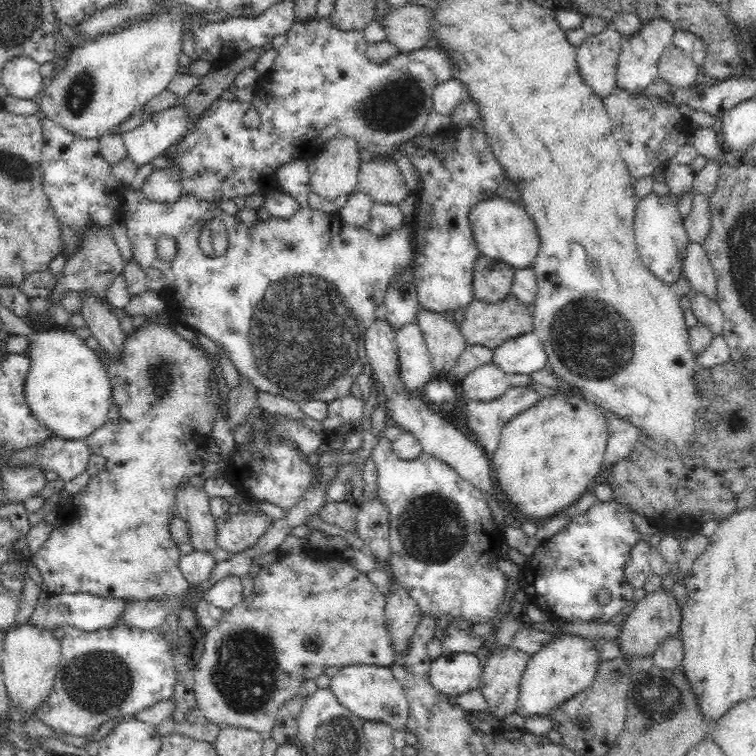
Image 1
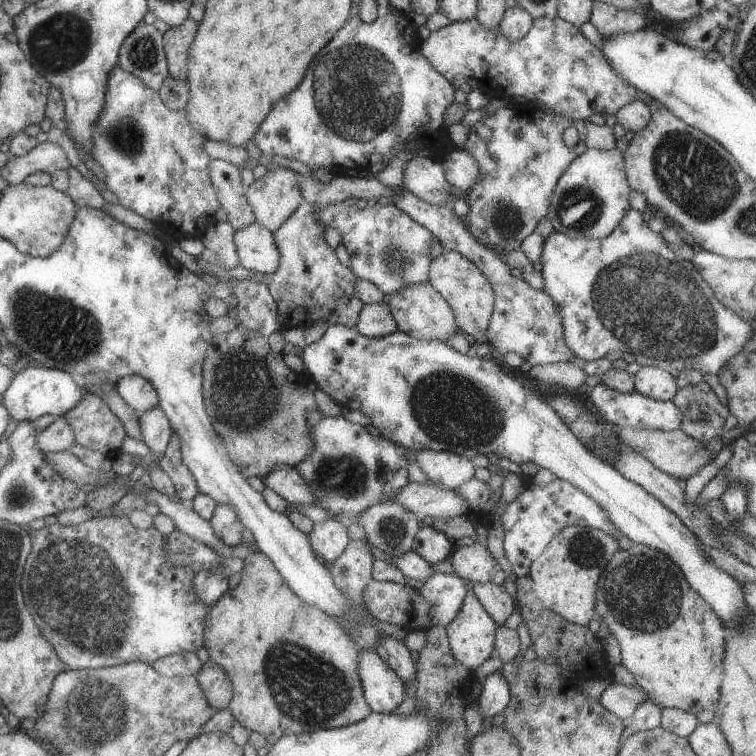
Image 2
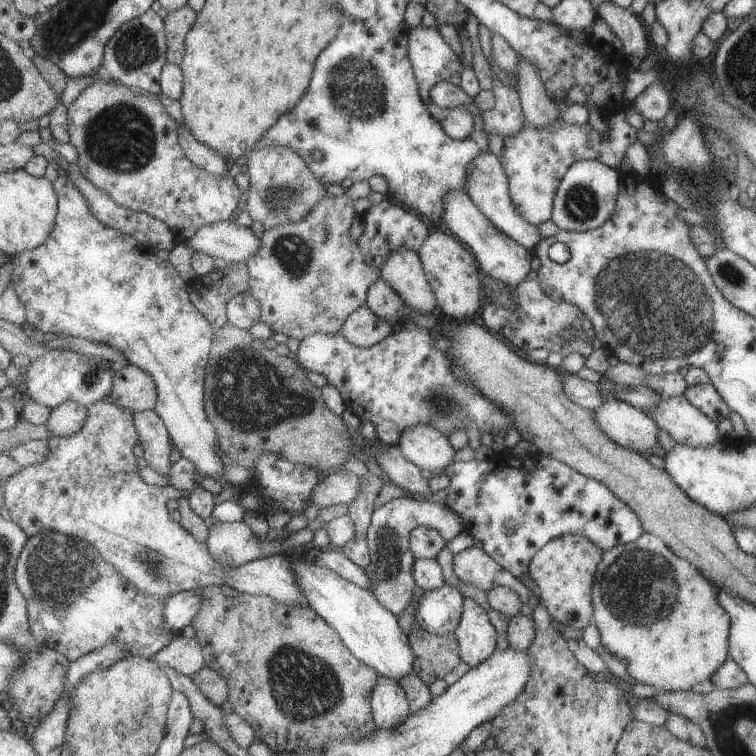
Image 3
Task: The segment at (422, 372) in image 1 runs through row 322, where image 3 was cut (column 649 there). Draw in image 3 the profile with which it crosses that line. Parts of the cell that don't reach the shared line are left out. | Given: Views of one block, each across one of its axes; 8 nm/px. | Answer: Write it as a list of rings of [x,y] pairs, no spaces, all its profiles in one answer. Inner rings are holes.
[[[684,396],[661,397],[647,416],[667,432],[675,444],[706,447],[723,440],[717,434],[716,424]]]

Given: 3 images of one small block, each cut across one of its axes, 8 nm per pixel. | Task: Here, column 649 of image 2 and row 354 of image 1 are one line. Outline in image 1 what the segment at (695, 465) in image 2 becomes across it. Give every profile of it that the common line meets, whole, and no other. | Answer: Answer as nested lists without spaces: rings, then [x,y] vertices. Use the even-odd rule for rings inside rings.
[[[425,309],[418,312],[416,322],[424,333],[433,370],[440,374],[450,373],[469,345],[460,328],[454,321],[446,320],[441,313]]]

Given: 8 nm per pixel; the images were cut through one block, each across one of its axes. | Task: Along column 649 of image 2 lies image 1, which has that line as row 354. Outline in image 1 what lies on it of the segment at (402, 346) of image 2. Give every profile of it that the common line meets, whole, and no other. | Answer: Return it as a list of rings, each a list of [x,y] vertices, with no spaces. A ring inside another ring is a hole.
[[[534,331],[506,340],[498,348],[494,348],[492,363],[496,363],[509,375],[514,373],[530,375],[549,368],[542,340]]]

